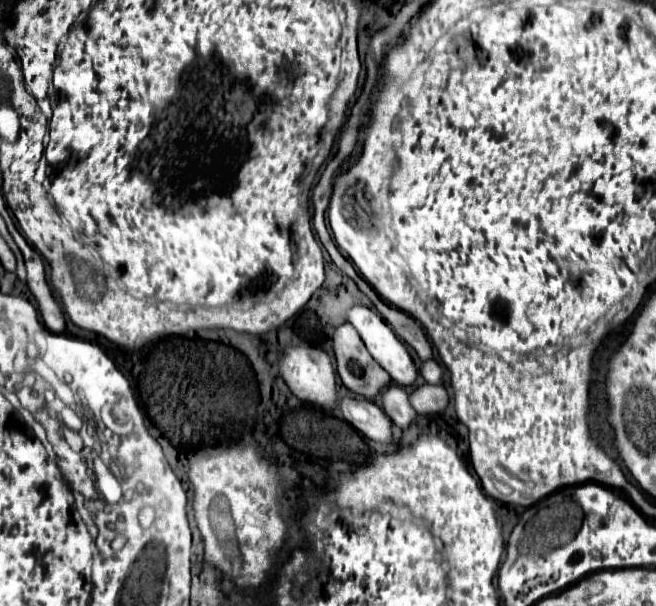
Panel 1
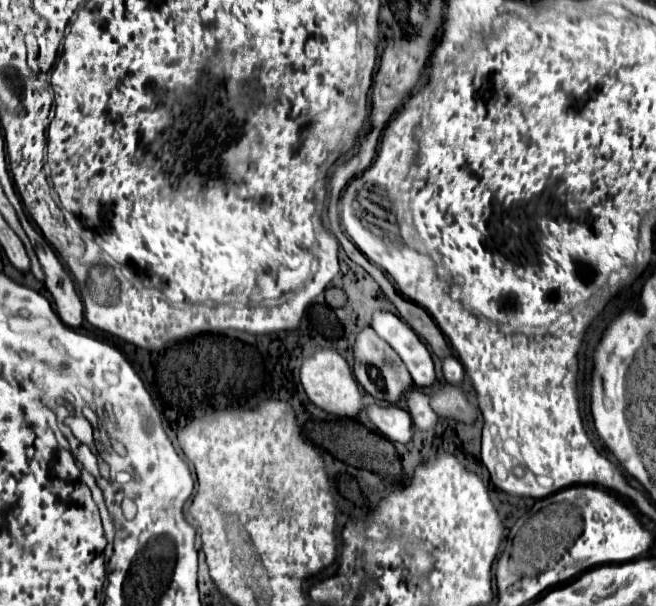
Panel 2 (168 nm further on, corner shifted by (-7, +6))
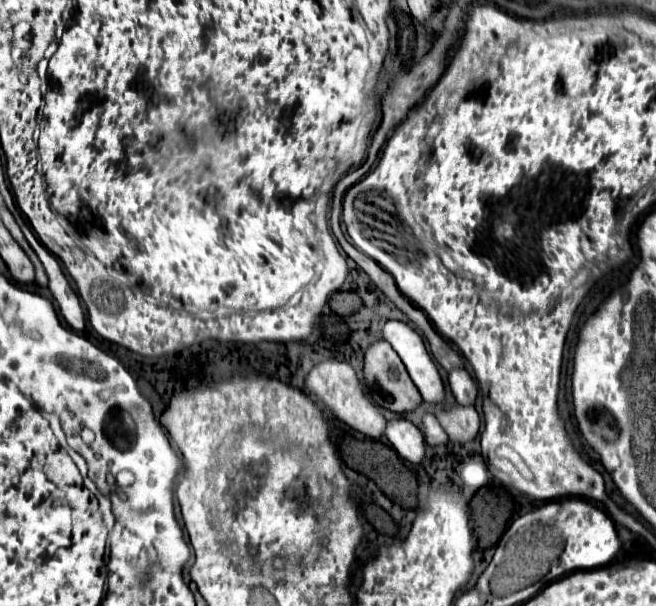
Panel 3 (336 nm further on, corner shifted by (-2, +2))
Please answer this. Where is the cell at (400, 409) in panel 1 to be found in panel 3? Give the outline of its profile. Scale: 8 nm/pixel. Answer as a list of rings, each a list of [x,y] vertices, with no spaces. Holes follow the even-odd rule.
[[[426,412],[426,414],[422,416],[422,426],[424,426],[424,438],[426,438],[426,444],[438,446],[438,444],[448,442],[448,436],[446,436],[446,432],[442,430],[442,426],[438,424],[438,420],[436,420],[434,414]]]

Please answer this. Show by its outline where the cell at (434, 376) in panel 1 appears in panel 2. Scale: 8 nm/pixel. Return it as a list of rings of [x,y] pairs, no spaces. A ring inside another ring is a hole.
[[[449,356],[443,360],[443,374],[451,386],[461,386],[463,376],[465,376],[465,368],[455,356]]]

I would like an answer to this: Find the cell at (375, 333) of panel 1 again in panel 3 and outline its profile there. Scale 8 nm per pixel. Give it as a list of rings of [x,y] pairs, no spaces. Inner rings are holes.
[[[388,320],[382,328],[382,338],[396,350],[400,360],[404,362],[412,382],[420,390],[426,402],[442,402],[444,400],[444,384],[442,378],[426,352],[426,346],[418,332],[414,332],[408,324],[398,320]]]

